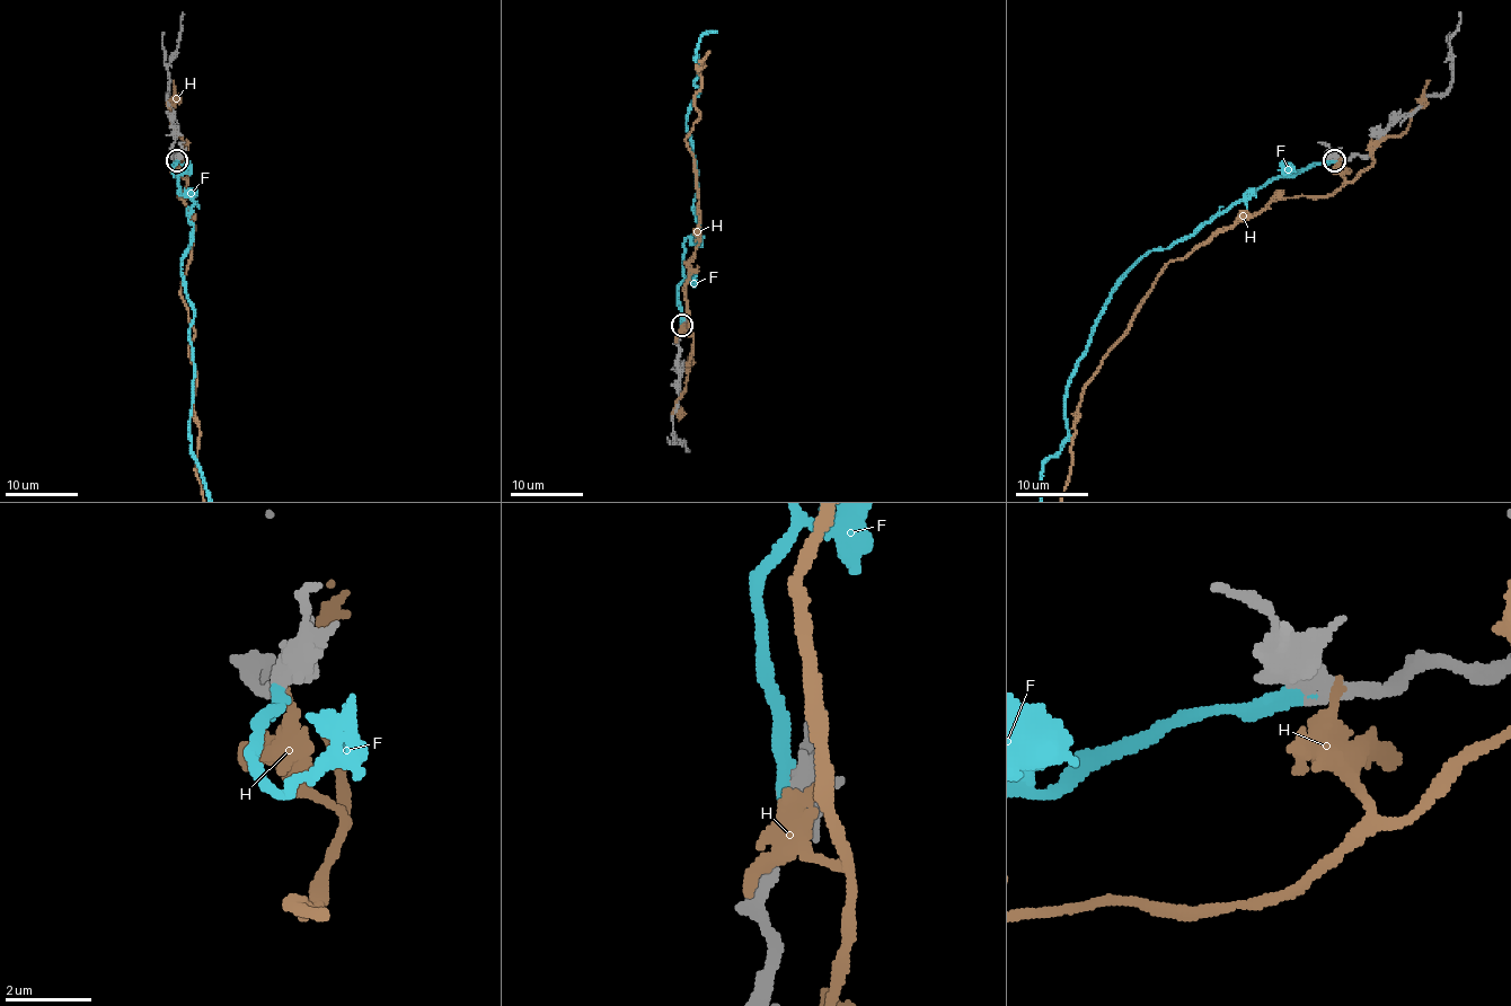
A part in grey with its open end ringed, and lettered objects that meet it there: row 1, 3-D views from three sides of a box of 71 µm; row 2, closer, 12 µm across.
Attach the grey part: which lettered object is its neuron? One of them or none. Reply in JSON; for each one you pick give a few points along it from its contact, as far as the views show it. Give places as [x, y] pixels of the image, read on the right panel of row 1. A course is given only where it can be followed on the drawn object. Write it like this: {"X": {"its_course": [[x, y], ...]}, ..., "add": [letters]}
{"F": {"its_course": [[1333, 159], [1269, 179], [1192, 234], [1149, 250], [1120, 281], [1071, 378], [1067, 441], [1042, 468]]}, "add": ["F"]}

